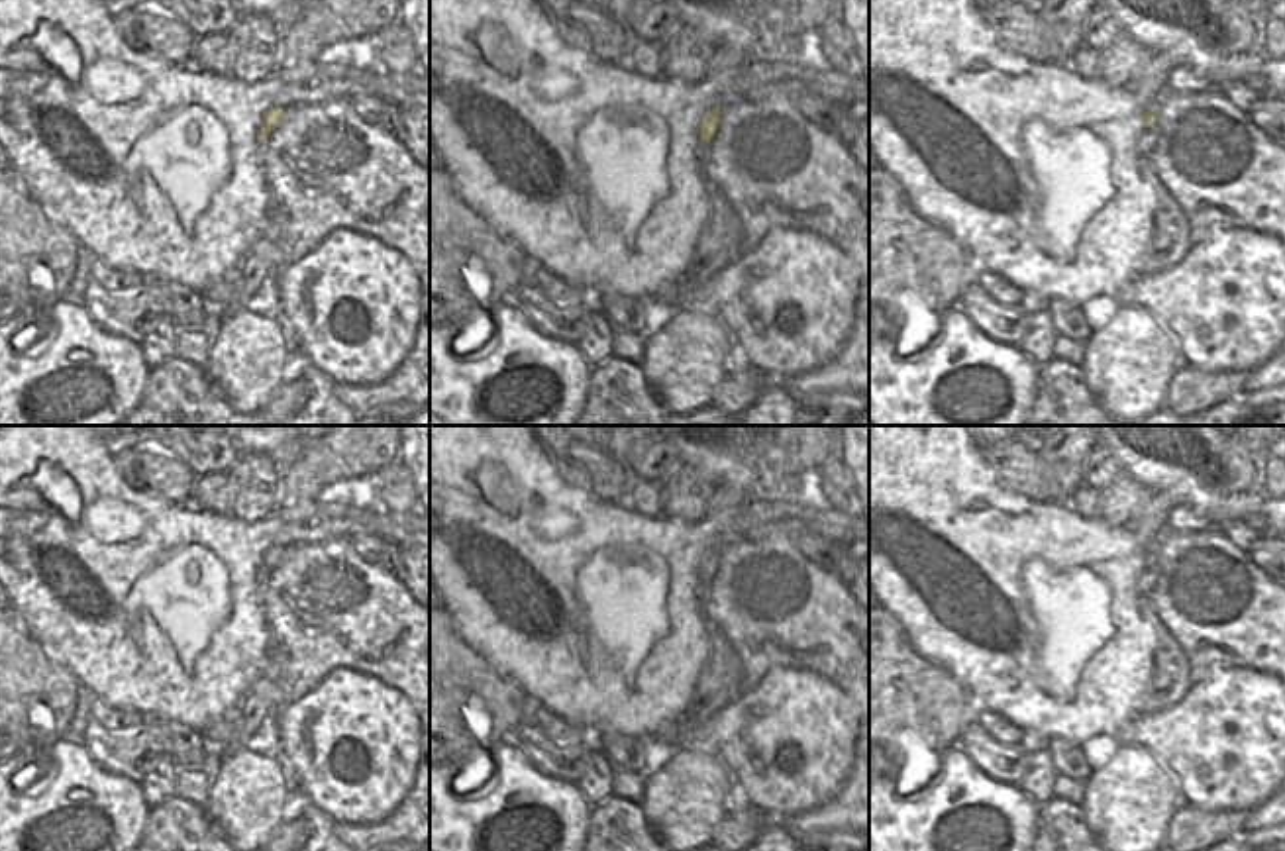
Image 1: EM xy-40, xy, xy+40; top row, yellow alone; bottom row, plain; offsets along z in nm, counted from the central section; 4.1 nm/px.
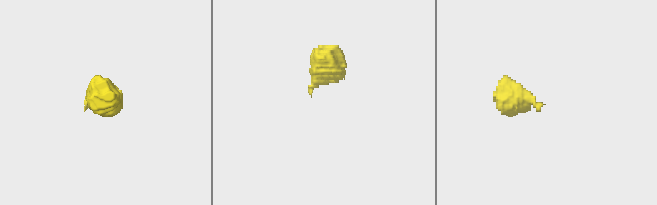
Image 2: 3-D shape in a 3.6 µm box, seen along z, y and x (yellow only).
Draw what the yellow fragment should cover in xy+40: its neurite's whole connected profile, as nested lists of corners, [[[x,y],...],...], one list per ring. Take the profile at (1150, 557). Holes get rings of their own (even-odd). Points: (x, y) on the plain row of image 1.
[[[1150,549],[1144,557],[1144,569],[1140,573],[1140,592],[1148,600],[1156,584],[1156,549]]]

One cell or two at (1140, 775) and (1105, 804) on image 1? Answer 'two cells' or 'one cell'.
one cell

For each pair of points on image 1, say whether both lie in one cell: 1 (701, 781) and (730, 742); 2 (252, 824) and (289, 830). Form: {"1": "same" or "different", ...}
{"1": "different", "2": "different"}

